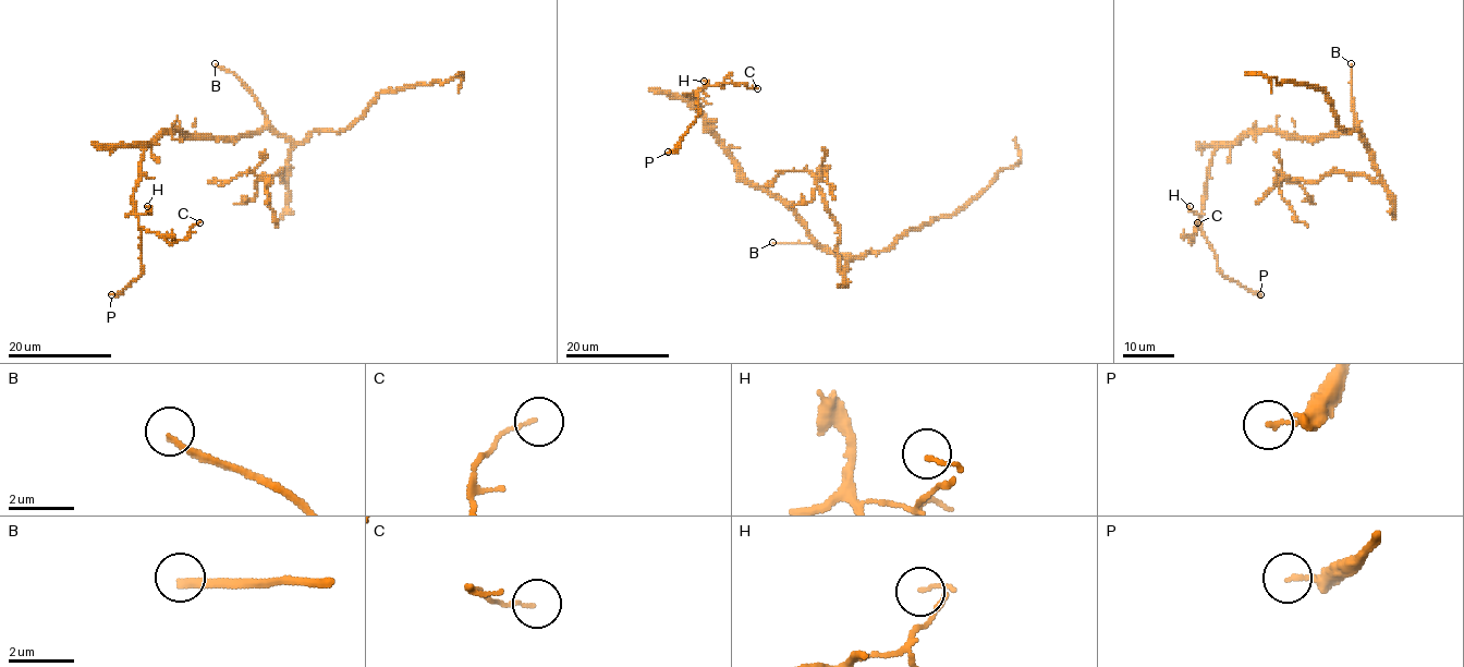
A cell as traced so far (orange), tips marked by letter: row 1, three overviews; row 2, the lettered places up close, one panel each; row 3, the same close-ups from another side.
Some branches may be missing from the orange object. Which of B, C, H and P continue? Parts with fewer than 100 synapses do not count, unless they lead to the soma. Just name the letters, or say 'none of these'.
B

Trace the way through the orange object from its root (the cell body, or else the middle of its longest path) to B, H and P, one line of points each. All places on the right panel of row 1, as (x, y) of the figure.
B: (1316, 137), (1346, 134), (1356, 125), (1351, 63)
H: (1316, 137), (1298, 138), (1273, 131), (1253, 131), (1221, 145), (1209, 169), (1203, 213), (1197, 215), (1190, 206)
P: (1316, 137), (1253, 131), (1221, 145), (1212, 157), (1199, 216), (1203, 234), (1219, 270), (1260, 294)

